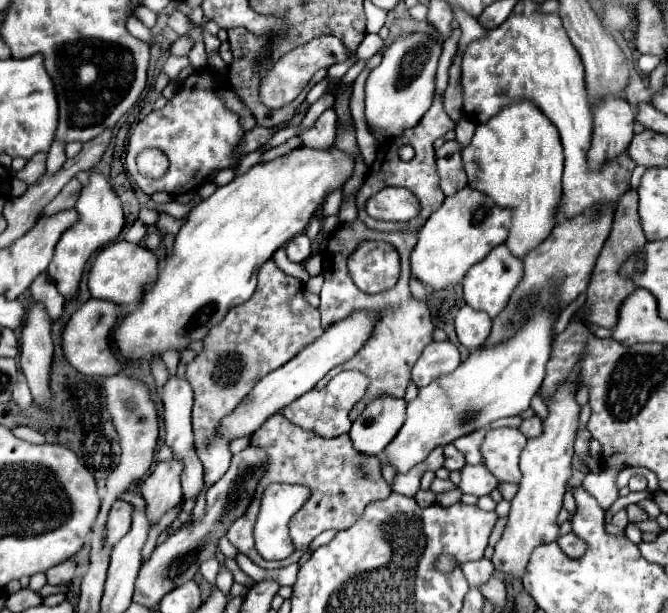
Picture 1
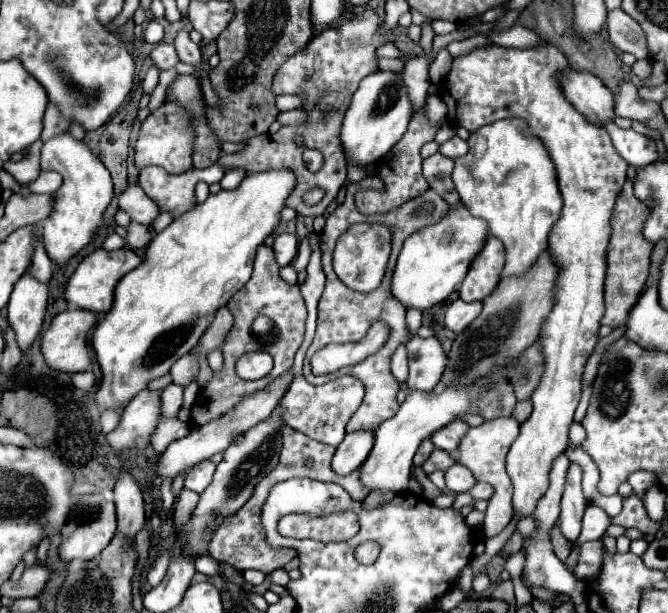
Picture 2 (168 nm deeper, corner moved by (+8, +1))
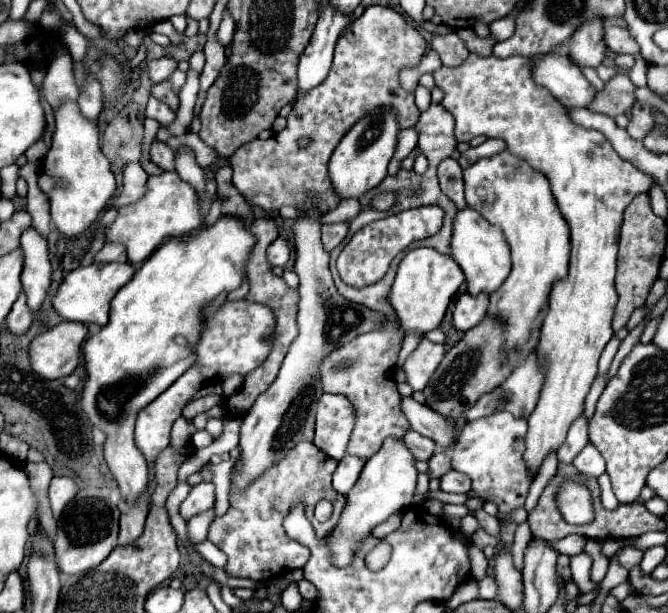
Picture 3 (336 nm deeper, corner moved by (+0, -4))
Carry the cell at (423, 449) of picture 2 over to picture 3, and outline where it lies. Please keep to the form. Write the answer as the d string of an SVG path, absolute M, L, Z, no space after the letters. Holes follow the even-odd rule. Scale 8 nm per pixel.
M409 430L405 434L405 442L417 460L429 460L431 454L435 452L435 442L431 442L431 438L423 438L421 434L417 434L413 430Z

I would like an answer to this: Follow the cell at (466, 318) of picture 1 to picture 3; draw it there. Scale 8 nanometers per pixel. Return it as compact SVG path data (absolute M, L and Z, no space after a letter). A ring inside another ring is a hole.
M461 294L457 298L455 304L455 312L453 312L453 324L457 330L467 332L469 328L477 326L485 316L487 316L487 308L489 308L489 296L487 294Z

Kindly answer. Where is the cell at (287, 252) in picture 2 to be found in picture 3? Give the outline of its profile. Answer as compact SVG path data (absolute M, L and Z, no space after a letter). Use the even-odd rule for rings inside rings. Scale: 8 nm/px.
M277 238L269 248L267 248L267 258L271 262L271 266L279 266L285 268L285 264L291 258L291 248L289 242L285 238Z

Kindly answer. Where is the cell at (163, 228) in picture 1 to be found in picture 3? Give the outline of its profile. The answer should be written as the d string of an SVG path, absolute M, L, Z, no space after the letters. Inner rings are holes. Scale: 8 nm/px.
M137 162L127 164L123 170L123 188L121 194L115 196L113 206L129 206L137 202L137 198L143 198L147 178L149 178L147 172Z

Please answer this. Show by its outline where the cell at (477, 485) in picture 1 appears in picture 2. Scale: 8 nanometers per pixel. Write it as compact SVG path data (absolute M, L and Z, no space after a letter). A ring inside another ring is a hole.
M455 463L451 469L445 471L445 485L449 491L463 493L469 491L477 481L471 477L471 471L459 463Z

